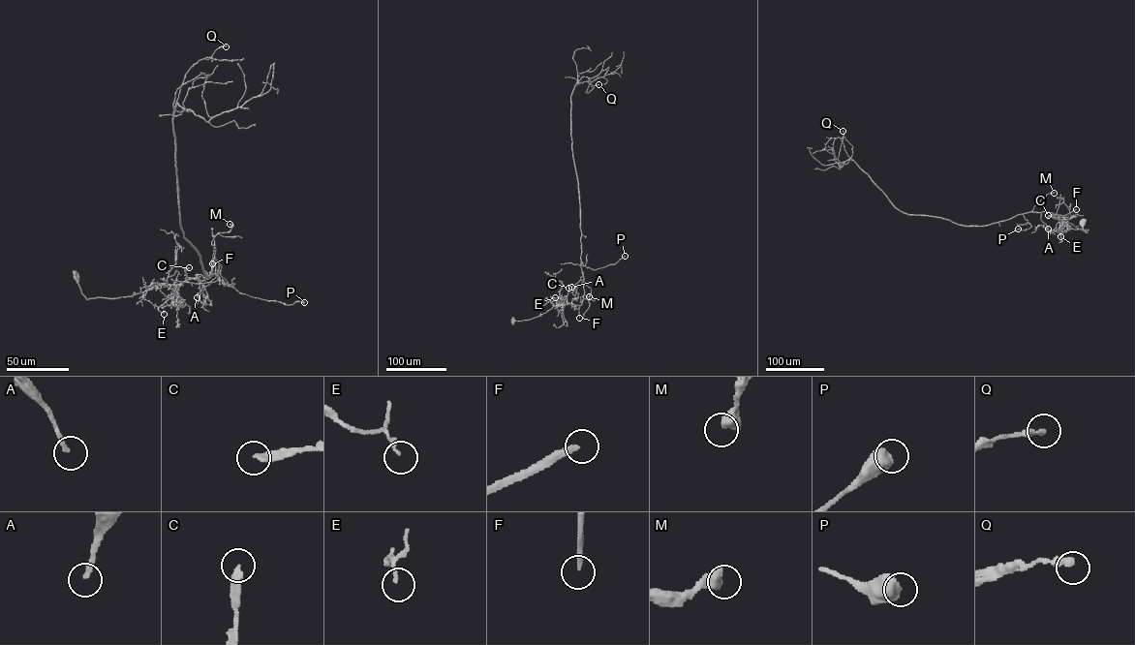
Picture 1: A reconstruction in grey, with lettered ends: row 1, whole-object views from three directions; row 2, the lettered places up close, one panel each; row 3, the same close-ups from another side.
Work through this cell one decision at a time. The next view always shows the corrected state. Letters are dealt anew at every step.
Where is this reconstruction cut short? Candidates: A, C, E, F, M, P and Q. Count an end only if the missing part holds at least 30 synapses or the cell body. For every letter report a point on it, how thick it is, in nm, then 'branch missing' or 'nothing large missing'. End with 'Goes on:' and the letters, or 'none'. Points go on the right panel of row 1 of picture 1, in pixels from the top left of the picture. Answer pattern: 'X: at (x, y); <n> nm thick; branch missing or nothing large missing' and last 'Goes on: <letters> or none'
A: at (1048, 229); 190 nm thick; nothing large missing
C: at (1048, 215); 220 nm thick; branch missing
E: at (1060, 236); 120 nm thick; nothing large missing
F: at (1076, 209); 240 nm thick; branch missing
M: at (1054, 193); 500 nm thick; nothing large missing
P: at (1018, 229); 700 nm thick; nothing large missing
Q: at (843, 131); 260 nm thick; nothing large missing
Goes on: C, F

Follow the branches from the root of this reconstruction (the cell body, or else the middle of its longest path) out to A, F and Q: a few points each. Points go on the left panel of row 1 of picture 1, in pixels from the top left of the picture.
A: (76, 277), (87, 299), (118, 298), (158, 284), (207, 279), (220, 272), (219, 261), (216, 276), (197, 297)
F: (76, 277), (81, 292), (87, 299), (118, 298), (140, 293), (158, 284), (207, 279), (213, 274), (212, 263)
Q: (76, 277), (111, 298), (220, 272), (181, 230), (172, 116), (187, 72), (226, 46)

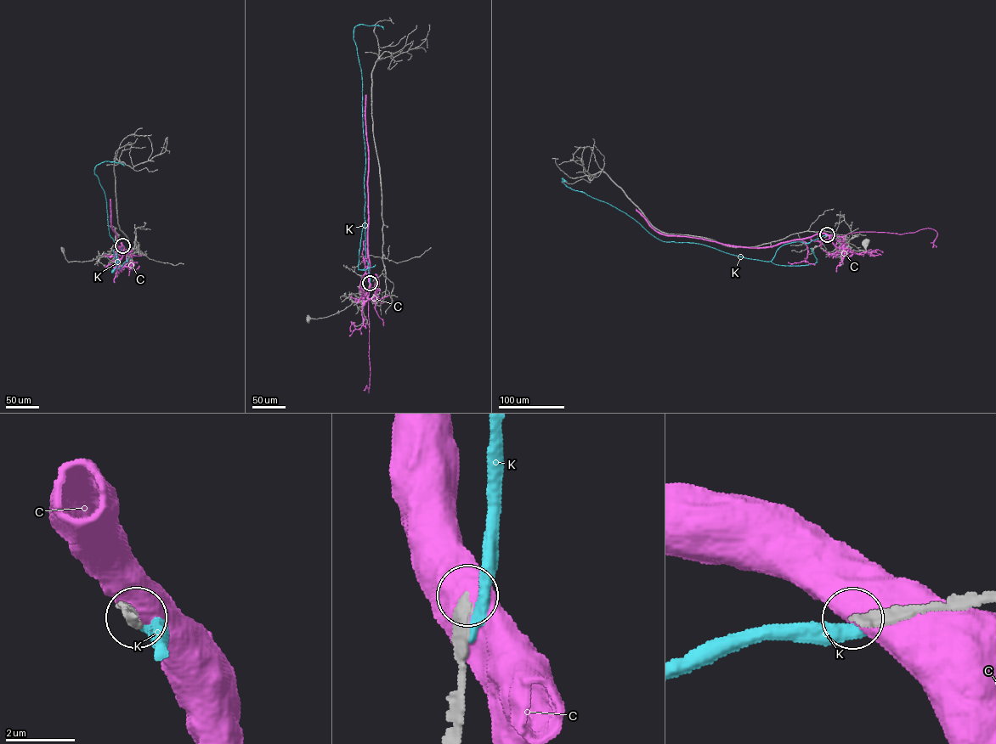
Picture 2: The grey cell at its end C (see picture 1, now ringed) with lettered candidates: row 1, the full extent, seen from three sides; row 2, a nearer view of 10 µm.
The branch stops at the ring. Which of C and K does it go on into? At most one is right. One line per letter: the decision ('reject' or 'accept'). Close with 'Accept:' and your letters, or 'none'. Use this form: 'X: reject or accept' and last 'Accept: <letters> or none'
C: reject
K: reject
Accept: none

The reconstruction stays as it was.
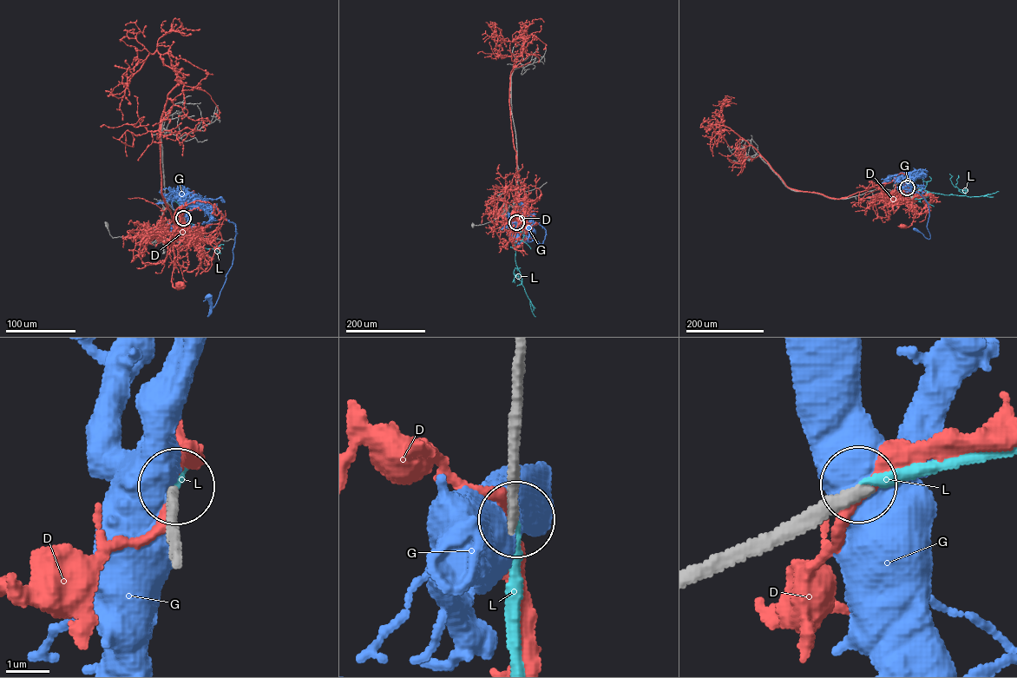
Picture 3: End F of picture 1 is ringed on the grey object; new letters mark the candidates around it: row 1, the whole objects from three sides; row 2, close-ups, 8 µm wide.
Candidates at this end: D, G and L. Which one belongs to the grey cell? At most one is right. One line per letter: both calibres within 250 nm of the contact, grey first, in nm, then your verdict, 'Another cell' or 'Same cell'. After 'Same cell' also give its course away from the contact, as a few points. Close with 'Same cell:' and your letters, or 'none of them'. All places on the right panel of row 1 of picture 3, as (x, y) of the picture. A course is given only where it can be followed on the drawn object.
D: Thickness 320 nm (grey) against 240 nm. Another cell
G: Thickness 320 nm (grey) against 750 nm. Another cell
L: Thickness 280 nm (grey) against 240 nm. Same cell. Its course: (907, 187), (970, 197), (998, 191)
Same cell: L

